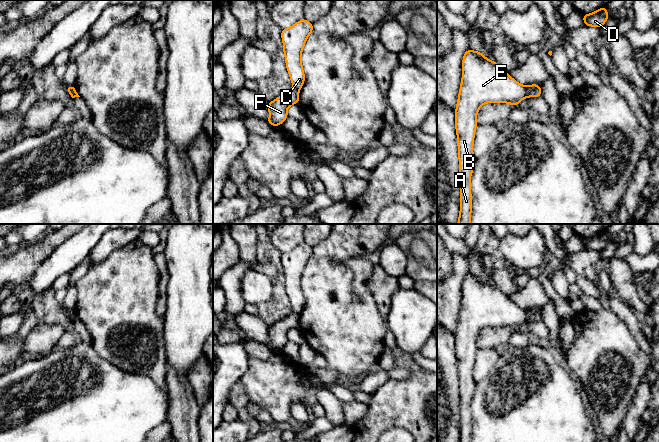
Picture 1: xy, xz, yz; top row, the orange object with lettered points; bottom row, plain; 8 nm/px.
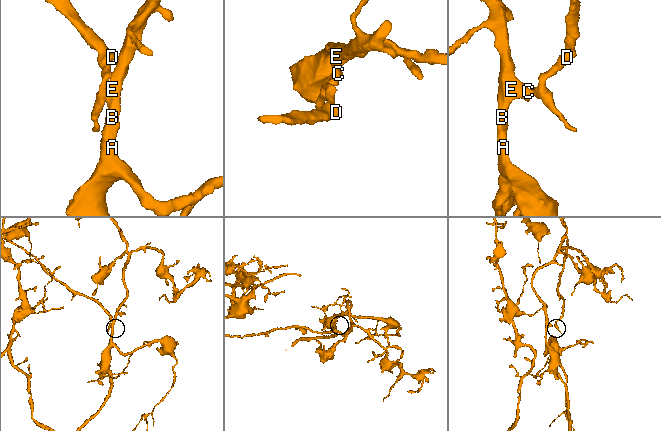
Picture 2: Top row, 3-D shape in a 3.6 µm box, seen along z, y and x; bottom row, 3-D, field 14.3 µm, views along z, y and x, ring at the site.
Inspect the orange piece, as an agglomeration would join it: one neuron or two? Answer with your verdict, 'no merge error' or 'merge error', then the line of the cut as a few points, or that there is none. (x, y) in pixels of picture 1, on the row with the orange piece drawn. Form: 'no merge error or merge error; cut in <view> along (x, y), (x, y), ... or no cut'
merge error; cut in yz along (525, 86), (528, 96)

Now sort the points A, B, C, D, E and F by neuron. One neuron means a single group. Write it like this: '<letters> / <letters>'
A B C E / D F

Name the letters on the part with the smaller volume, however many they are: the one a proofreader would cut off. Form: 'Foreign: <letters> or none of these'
Foreign: D, F

